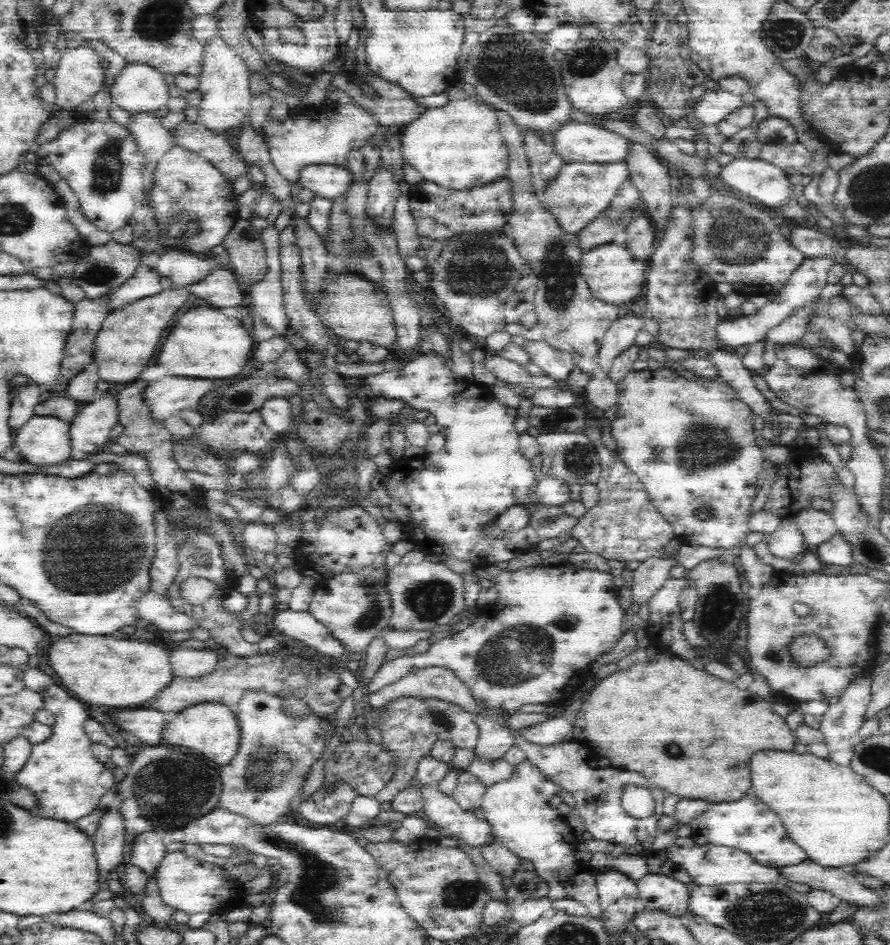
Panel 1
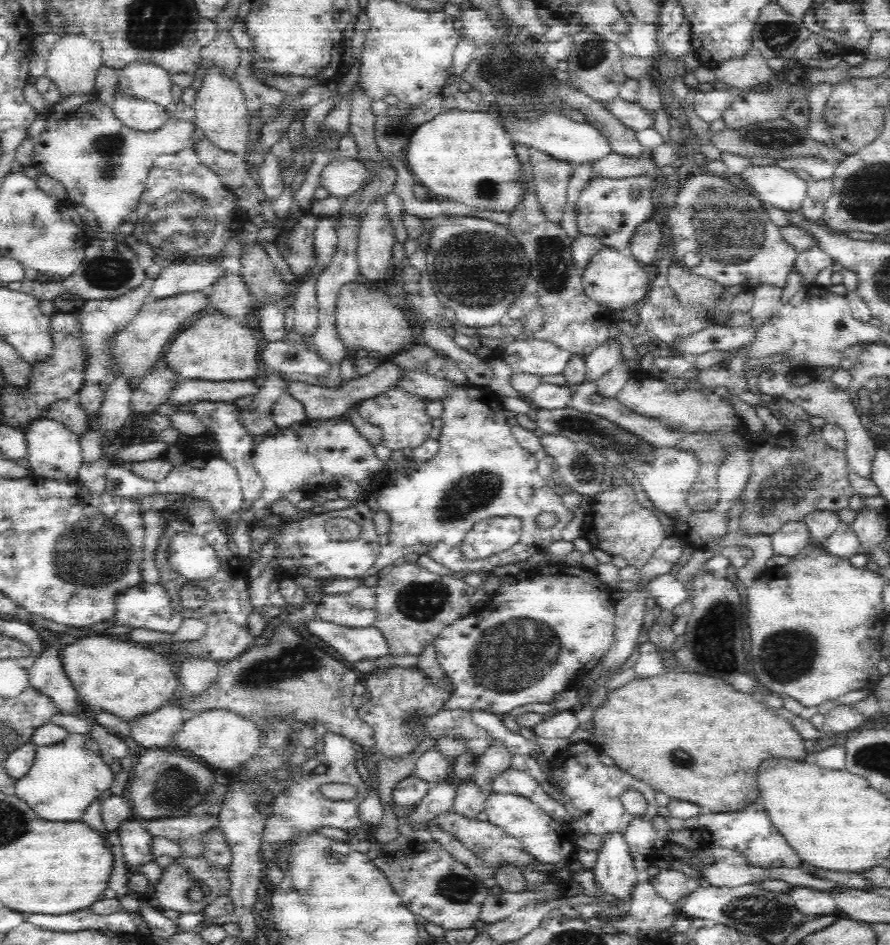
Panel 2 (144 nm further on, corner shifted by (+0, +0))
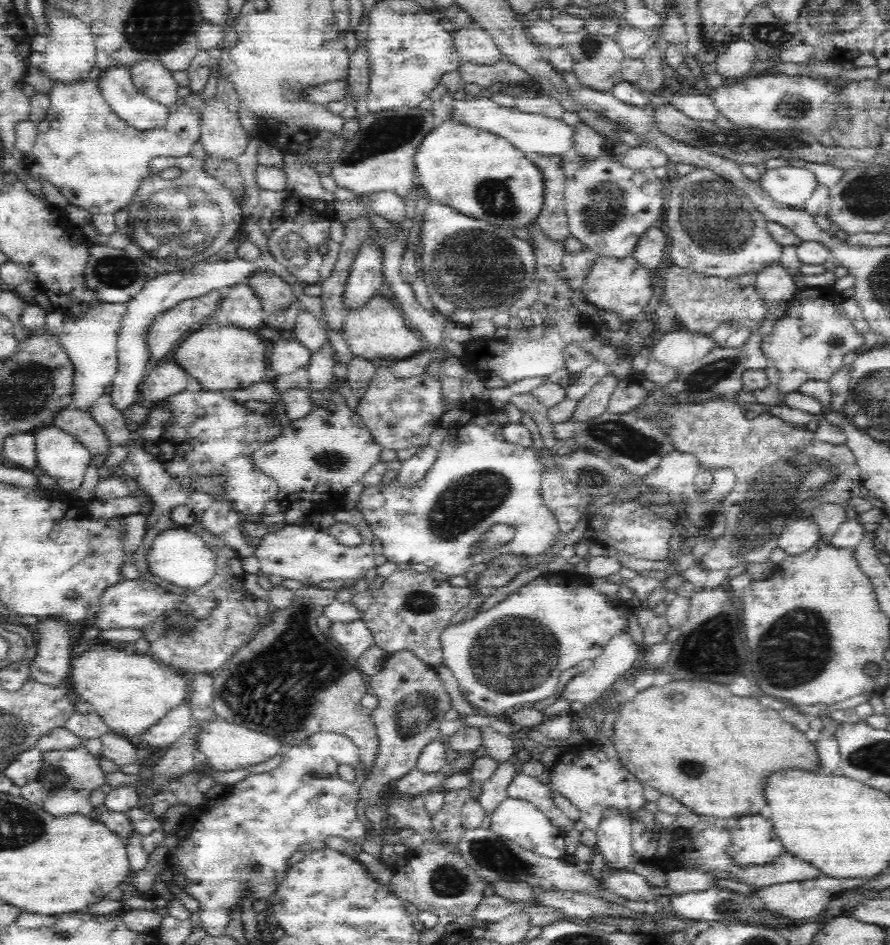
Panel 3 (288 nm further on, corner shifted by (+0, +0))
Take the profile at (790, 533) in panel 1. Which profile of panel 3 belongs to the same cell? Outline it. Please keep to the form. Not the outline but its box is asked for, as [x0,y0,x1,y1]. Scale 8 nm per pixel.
[778,518,822,556]

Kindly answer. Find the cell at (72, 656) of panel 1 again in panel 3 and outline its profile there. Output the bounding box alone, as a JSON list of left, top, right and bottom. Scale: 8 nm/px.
[72,646,188,742]

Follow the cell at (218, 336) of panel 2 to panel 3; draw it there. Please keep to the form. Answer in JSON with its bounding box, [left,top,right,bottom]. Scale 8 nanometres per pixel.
[170,326,268,392]

